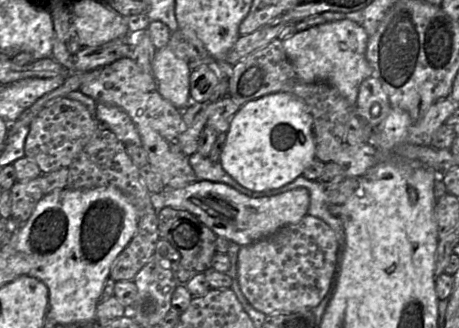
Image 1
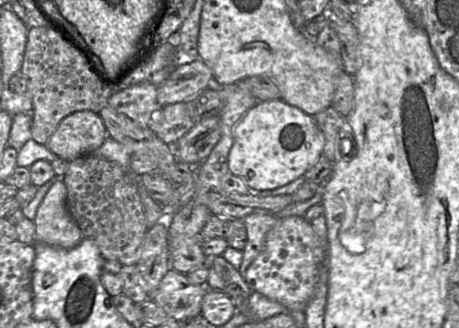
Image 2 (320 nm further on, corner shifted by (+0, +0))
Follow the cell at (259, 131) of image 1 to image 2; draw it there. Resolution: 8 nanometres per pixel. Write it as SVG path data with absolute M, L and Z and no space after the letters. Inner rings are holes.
M283 99L258 101L233 131L233 144L228 154L228 169L241 177L250 190L272 190L282 187L304 175L322 155L324 135L314 117L294 107Z

